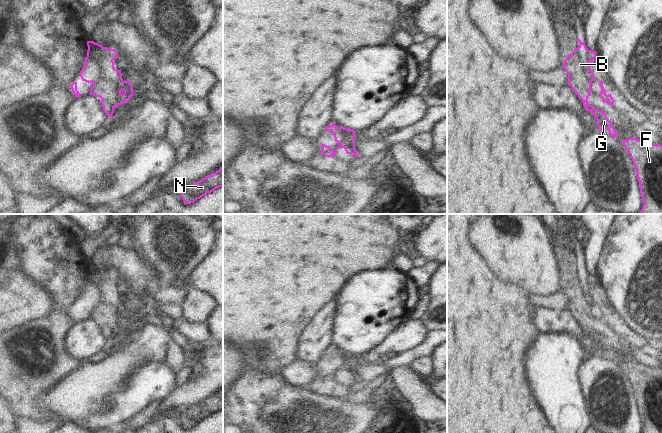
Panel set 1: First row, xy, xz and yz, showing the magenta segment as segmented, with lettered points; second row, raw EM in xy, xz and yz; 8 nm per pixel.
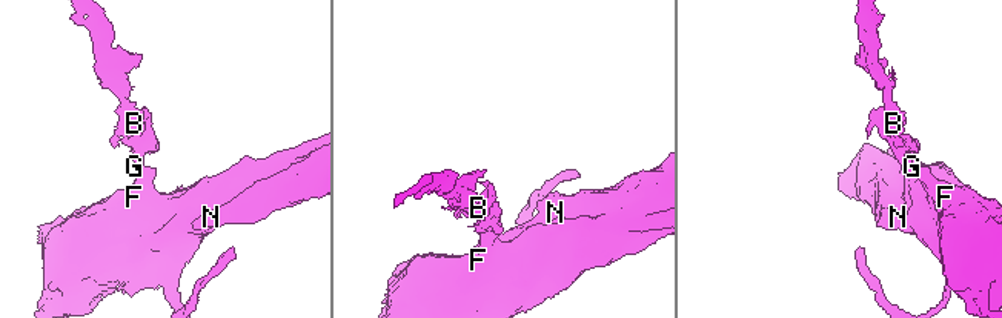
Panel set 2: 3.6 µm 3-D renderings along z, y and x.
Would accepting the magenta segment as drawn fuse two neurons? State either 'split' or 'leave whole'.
leave whole

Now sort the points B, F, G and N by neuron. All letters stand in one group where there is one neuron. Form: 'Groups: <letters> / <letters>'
Groups: B F G N

